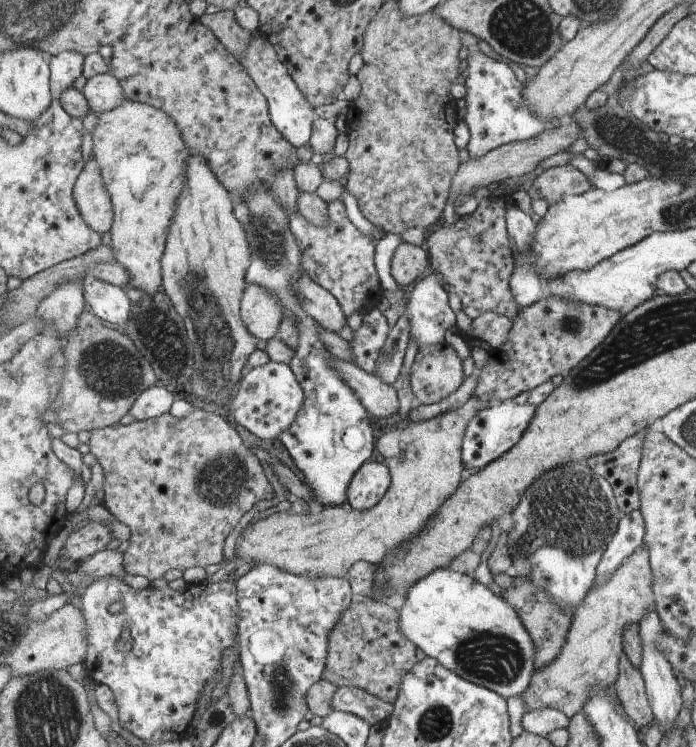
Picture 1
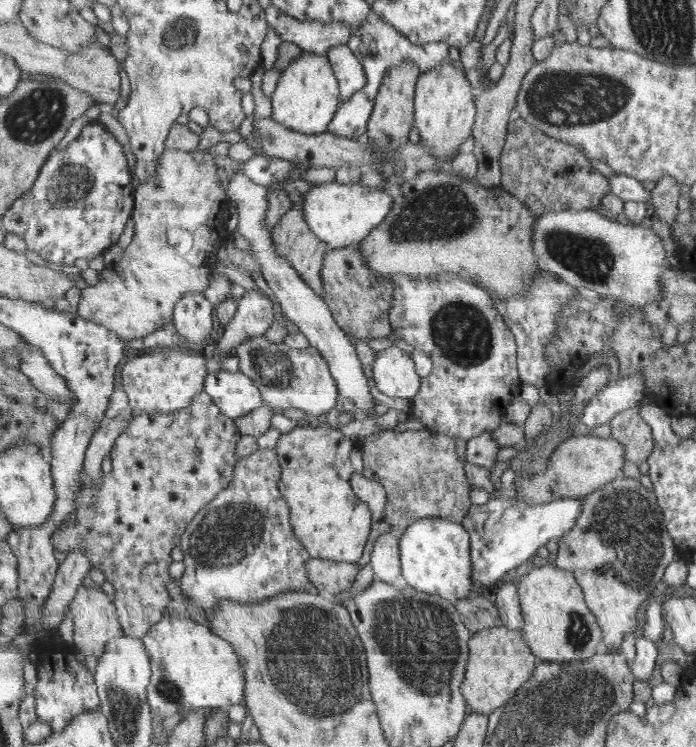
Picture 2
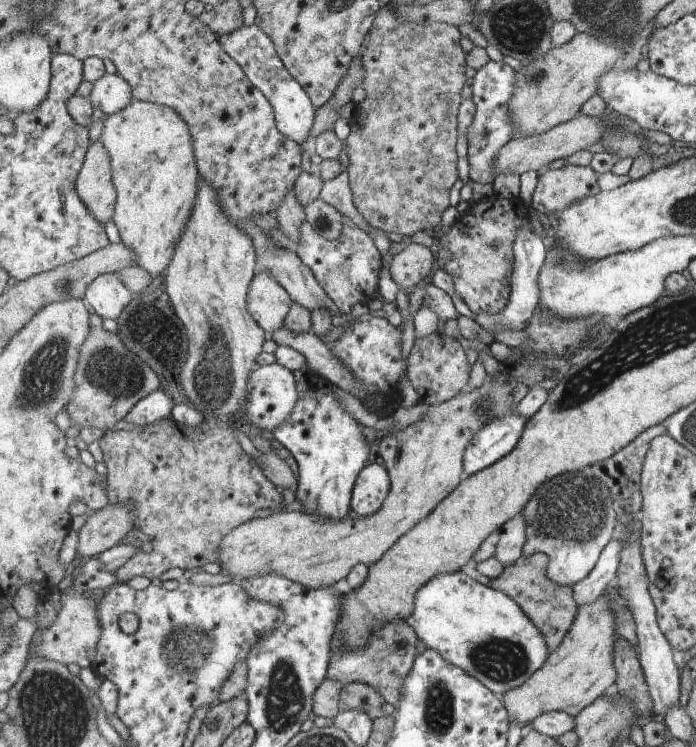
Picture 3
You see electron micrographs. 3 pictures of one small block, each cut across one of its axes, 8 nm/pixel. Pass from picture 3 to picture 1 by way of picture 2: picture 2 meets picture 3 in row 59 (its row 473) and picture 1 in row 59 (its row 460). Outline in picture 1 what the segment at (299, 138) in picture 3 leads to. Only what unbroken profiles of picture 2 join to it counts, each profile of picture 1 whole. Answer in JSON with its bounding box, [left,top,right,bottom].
[240,34,318,147]

